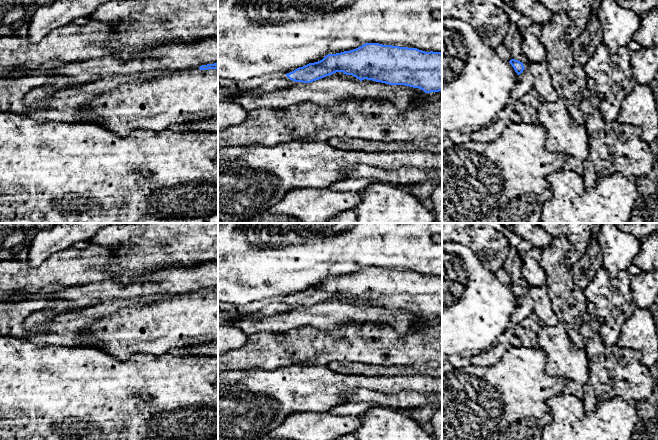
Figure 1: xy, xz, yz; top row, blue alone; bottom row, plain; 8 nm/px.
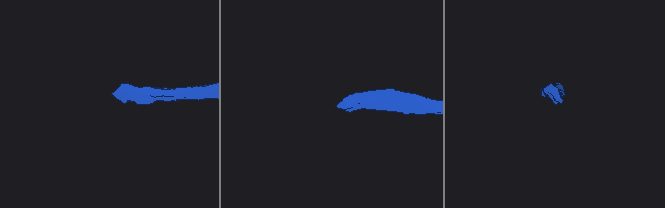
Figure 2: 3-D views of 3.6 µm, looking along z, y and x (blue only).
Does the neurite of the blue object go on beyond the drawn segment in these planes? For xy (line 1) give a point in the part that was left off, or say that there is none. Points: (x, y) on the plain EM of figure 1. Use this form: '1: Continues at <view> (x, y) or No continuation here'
1: No continuation here

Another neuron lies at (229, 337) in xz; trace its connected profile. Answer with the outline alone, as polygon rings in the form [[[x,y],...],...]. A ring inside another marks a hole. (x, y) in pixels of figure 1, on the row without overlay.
[[[218,326],[218,355],[245,345],[248,335],[235,326]]]

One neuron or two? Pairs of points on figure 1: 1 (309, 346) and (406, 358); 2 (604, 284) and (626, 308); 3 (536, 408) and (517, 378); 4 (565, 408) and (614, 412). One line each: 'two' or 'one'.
1: one
2: one
3: one
4: one

